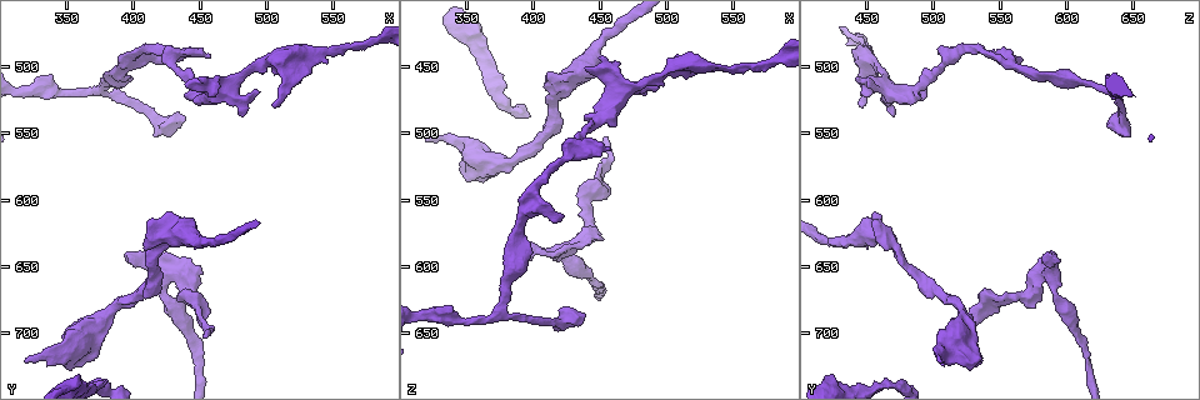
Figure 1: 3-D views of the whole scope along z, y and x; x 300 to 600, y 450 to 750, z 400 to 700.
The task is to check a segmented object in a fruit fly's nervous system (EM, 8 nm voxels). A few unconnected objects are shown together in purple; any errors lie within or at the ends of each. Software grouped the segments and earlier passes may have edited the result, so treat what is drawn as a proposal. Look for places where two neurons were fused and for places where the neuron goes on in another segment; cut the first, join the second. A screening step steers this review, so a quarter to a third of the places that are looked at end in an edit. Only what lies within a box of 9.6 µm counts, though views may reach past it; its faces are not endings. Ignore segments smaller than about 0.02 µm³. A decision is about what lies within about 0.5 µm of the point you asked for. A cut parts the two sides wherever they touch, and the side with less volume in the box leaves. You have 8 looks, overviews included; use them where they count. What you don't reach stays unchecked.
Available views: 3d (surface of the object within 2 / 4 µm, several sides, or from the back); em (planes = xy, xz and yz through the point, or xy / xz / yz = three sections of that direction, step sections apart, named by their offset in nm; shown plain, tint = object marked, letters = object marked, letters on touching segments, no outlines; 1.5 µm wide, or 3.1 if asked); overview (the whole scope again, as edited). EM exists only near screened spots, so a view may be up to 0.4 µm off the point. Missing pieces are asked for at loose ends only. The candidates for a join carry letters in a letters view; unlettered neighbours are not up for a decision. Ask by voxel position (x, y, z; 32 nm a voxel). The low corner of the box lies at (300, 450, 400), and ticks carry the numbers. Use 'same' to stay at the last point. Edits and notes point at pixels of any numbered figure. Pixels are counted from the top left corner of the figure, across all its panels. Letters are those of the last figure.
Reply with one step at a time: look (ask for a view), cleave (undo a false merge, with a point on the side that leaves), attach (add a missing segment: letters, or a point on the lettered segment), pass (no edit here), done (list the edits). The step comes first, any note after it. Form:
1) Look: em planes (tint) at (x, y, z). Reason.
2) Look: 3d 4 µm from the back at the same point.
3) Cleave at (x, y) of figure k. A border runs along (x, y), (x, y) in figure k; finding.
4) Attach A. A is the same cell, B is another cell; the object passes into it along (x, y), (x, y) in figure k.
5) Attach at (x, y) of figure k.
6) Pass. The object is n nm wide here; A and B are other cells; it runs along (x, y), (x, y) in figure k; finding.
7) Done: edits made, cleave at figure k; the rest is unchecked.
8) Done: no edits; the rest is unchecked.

Look: em xy step 4 (letters) at (396, 648, 594). Free end.

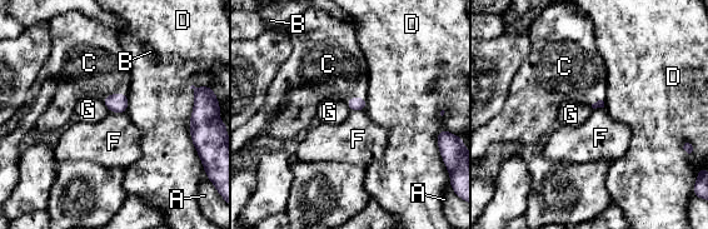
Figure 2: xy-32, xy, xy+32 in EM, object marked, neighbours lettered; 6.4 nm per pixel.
Look: em planes (letters) at the same point.

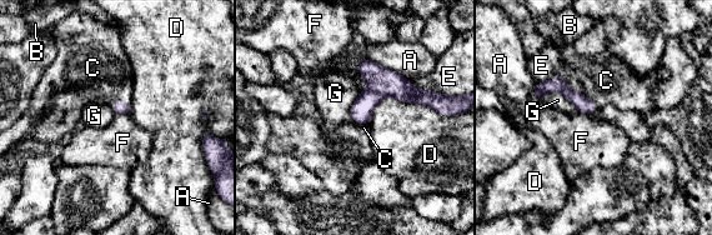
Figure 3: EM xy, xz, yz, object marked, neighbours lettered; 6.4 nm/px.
Attach C. The longest contact is with D, 500 nm; C is the same cell, A, B, D, E, F and G are other cells; the object passes into it along (120, 108), (119, 101), (96, 70) in figure 3; the neuron continues.

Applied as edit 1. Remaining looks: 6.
Look: 3d 2 µm at (454, 700, 504).

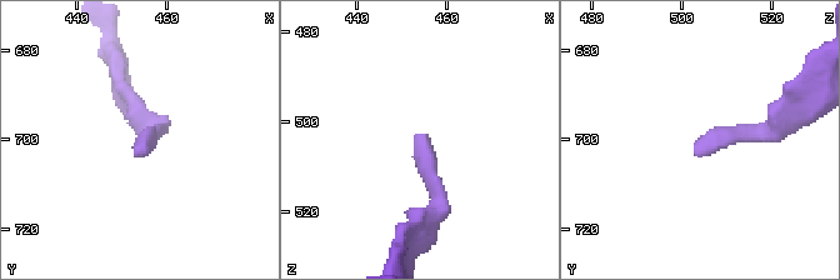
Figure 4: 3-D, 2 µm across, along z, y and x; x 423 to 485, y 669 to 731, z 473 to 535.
Look: em planes (letters) at (454, 703, 503). Shape alone is not enough.

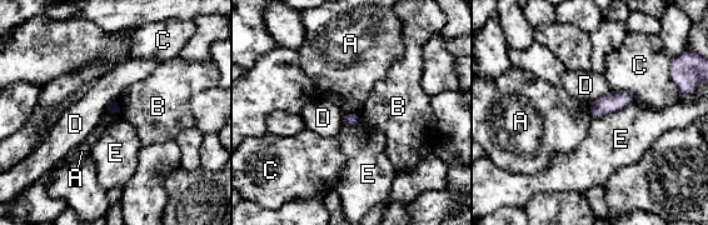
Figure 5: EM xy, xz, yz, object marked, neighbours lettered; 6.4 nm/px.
Pass. A, B, C, D and E are other cells; a border runs along (360, 113), (347, 113), (344, 115) in figure 5; none of them fits.

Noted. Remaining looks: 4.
Look: em planes (letters) at (506, 530, 444). An open end.

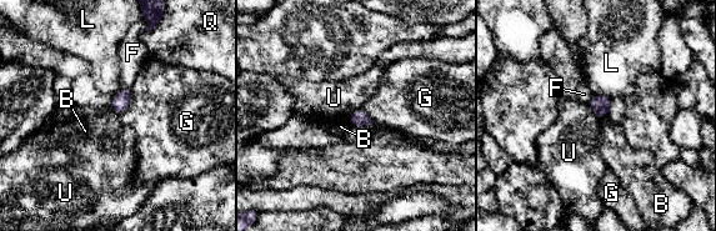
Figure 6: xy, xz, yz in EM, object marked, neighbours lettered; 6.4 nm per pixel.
Pass. The longest contact is with G, 200 nm; B, F, G, L, Q and U are other cells; a border runs along (587, 104), (600, 117) in figure 6; none of them fits.

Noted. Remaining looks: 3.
Done: edits made, attach at figure 3; the rest is unchecked.

